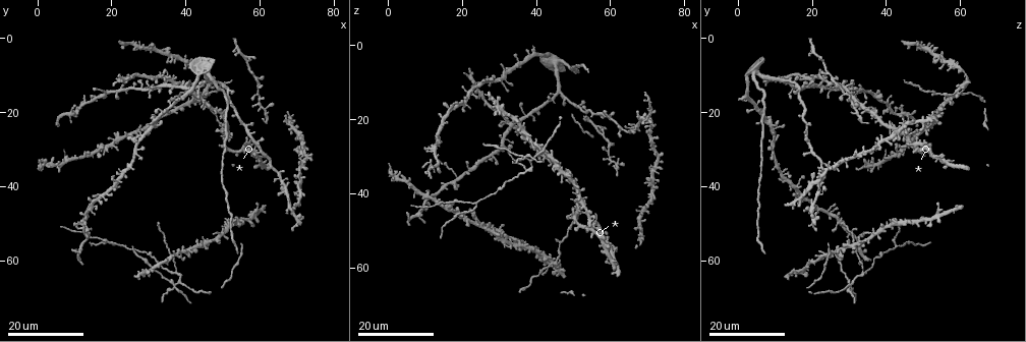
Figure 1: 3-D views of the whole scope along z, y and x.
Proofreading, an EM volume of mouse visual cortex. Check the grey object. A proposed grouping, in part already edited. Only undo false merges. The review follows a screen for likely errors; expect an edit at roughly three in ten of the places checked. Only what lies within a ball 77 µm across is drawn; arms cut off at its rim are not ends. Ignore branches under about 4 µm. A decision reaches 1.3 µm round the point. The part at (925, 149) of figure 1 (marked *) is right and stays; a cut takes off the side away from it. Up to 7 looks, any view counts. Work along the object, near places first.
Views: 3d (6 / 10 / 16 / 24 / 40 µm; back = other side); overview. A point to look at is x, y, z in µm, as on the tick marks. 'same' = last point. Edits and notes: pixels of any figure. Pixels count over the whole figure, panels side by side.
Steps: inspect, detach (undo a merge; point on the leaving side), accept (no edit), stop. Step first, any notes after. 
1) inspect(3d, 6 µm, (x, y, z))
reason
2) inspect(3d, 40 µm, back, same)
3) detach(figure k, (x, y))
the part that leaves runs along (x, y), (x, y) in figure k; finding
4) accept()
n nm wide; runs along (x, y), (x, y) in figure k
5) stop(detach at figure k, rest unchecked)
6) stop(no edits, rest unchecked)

inspect(3d, 24 µm, (37.5, 63.0, 33.5))
thin arm on a thick one

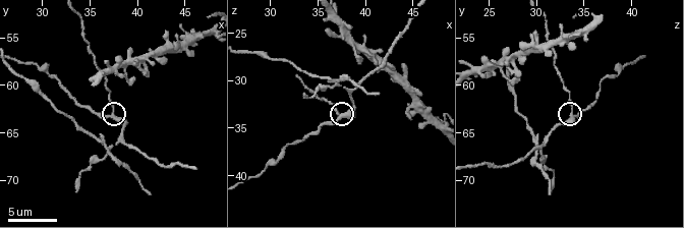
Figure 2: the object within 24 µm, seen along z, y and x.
inspect(3d, 10 µm, (37.6, 63.4, 33.8))

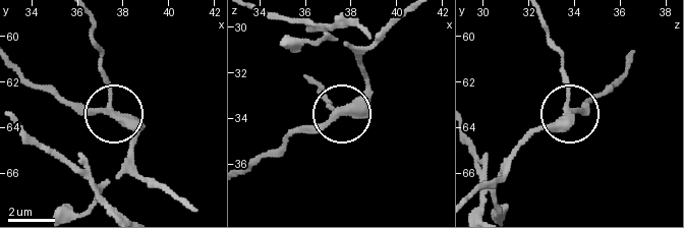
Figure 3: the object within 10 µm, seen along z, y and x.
accept()
side arm 17 µm; runs along (20, 74), (67, 102), (112, 112), (103, 48) in figure 3; all the same neuron

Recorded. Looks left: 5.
inspect(3d, 10 µm, (36.8, 66.8, 30.2))
four or more arms meet

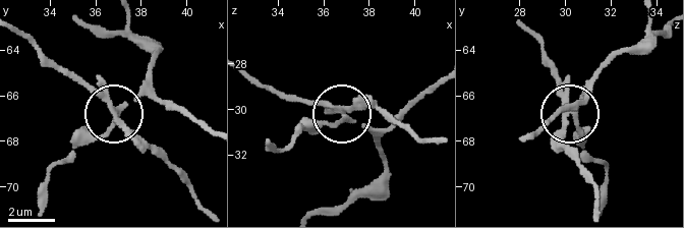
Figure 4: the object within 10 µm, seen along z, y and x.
detach(figure 4, (91, 132))
4 arms; the part that leaves runs along (117, 108), (138, 91), (156, 56), (109, 31), (80, 24) in figure 4; a second neuron is stuck on

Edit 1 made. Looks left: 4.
inspect(overview)
redraw

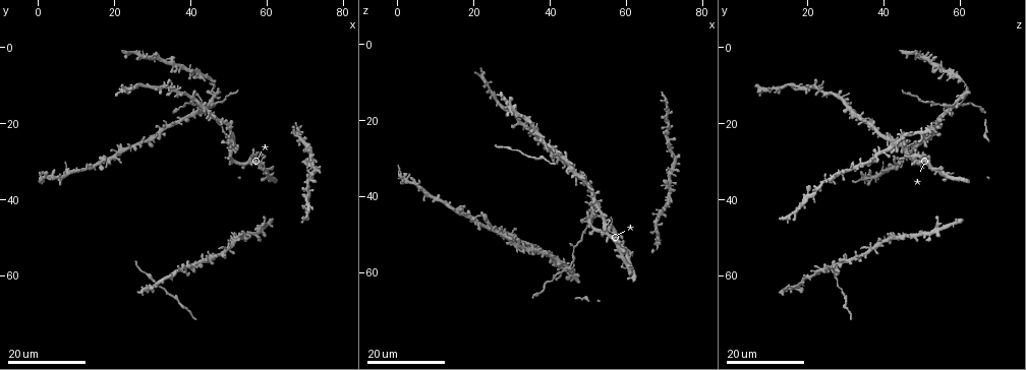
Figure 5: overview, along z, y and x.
inspect(3d, 16 µm, (32.5, 63.5, 29.0))

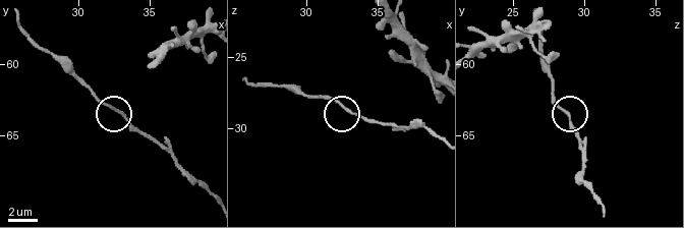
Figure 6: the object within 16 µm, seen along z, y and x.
inspect(3d, 10 µm, (32.6, 63.2, 28.6))

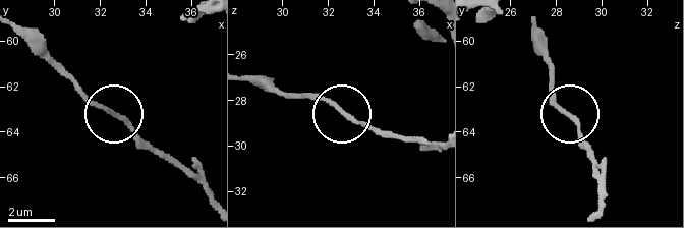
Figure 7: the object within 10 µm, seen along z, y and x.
accept()
180 nm wide; continuous, no second neuron

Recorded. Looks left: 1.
stop(detach at figure 4, rest unchecked)

